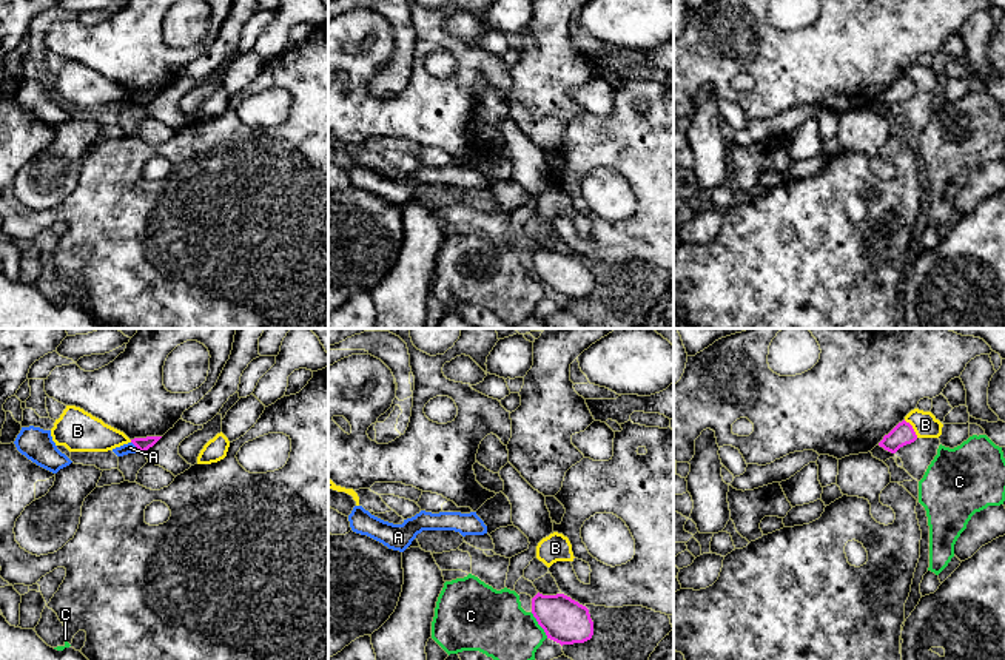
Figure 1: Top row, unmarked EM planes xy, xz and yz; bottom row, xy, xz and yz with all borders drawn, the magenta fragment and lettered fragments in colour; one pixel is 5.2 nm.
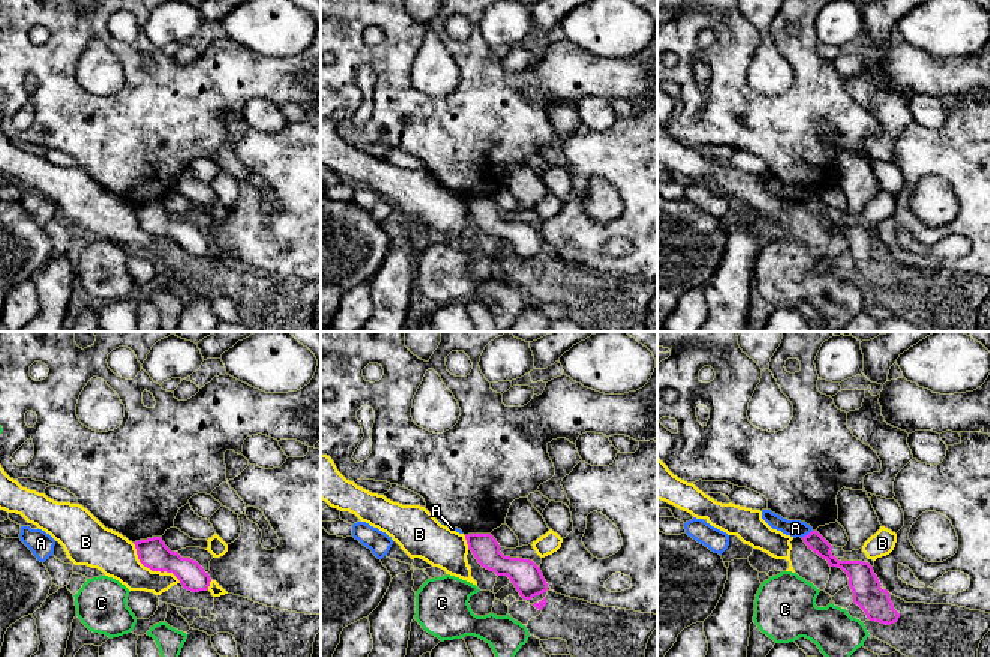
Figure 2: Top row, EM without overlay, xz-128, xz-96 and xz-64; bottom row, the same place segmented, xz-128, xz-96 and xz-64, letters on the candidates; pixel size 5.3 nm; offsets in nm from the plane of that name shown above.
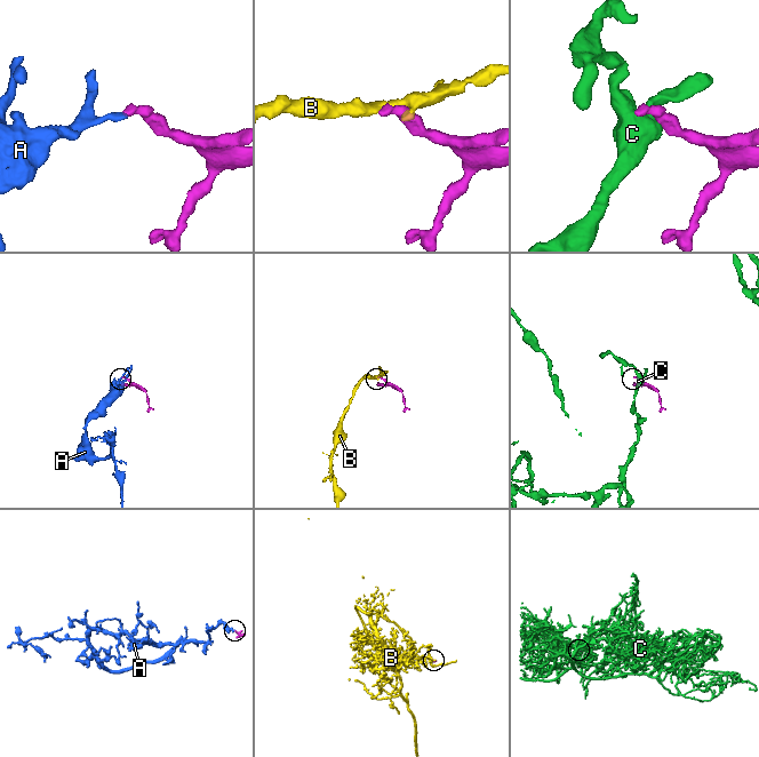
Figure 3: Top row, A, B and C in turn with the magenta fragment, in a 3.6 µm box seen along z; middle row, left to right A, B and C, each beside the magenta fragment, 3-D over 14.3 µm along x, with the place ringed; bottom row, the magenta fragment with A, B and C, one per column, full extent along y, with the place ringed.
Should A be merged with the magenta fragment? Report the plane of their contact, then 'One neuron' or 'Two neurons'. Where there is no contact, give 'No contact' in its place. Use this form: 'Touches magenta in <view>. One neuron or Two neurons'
Touches magenta in xy. Two neurons

